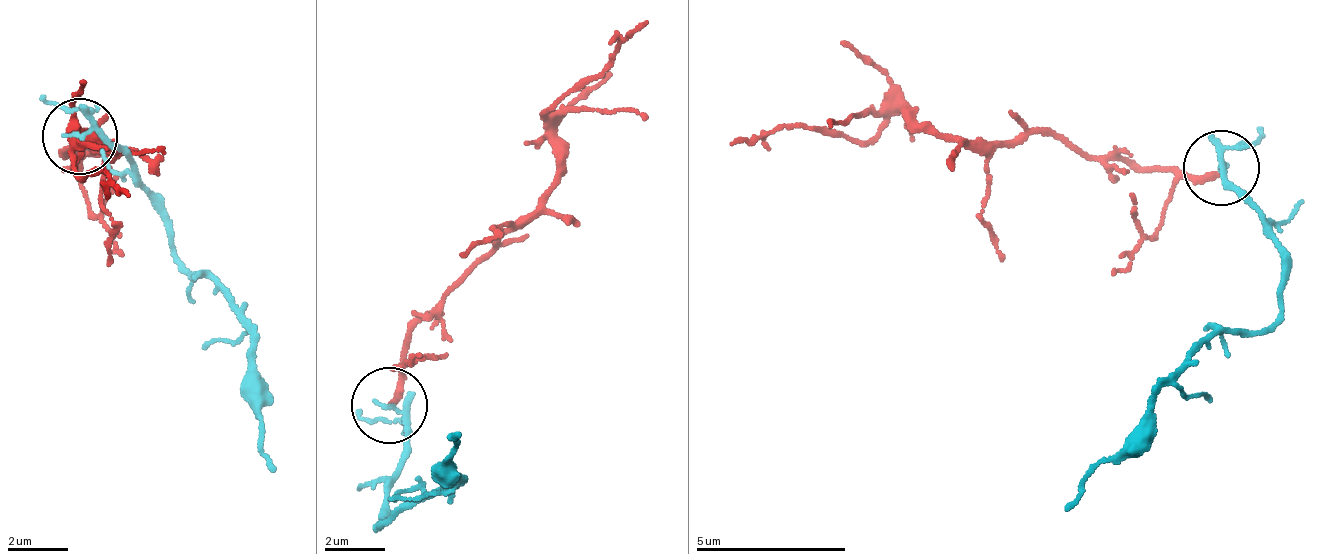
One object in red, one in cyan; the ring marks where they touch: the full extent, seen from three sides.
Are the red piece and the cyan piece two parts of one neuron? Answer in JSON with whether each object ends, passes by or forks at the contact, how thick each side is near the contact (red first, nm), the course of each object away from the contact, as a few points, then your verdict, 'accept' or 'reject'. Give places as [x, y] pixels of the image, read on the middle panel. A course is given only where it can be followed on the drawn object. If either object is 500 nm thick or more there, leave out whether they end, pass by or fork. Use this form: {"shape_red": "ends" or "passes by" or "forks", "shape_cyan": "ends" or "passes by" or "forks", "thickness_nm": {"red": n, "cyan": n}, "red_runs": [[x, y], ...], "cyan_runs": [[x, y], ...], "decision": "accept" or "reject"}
{"shape_red": "ends", "shape_cyan": "forks", "thickness_nm": {"red": 220, "cyan": 120}, "red_runs": [[386, 407], [396, 395], [406, 328], [484, 261], [554, 185], [544, 123], [547, 113], [604, 70], [650, 19]], "cyan_runs": [[386, 407], [406, 449], [382, 524], [438, 490], [460, 436]], "decision": "reject"}

